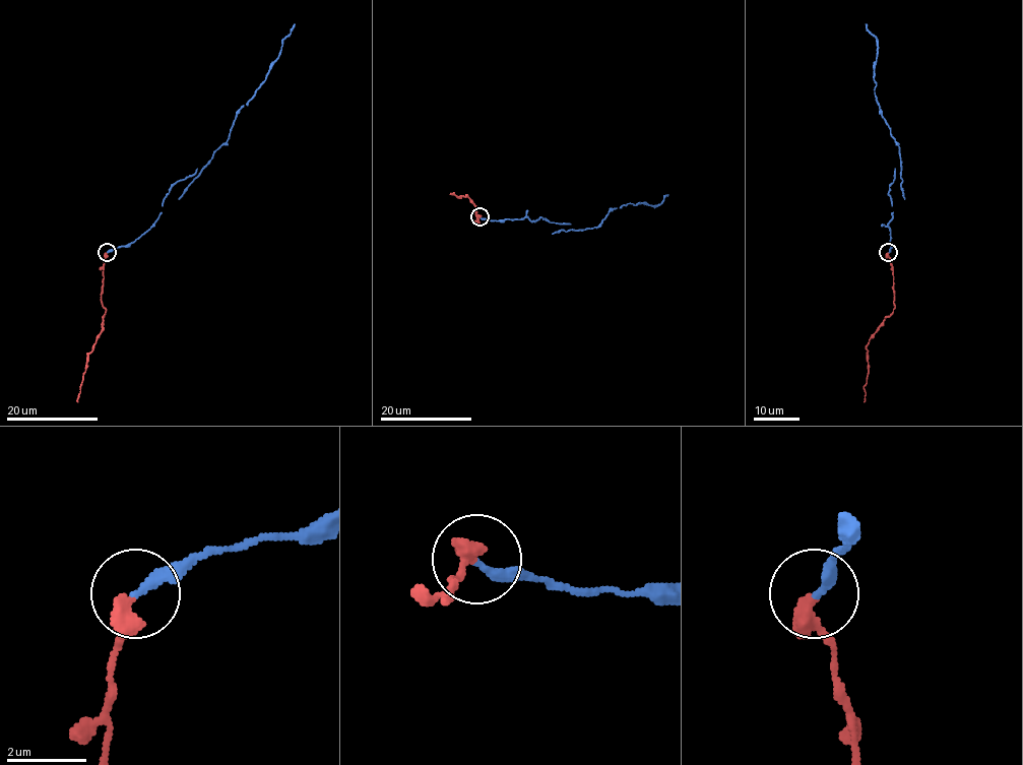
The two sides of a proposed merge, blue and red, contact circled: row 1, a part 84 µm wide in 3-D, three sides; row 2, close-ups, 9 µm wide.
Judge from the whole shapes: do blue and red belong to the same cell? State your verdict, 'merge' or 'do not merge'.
merge

